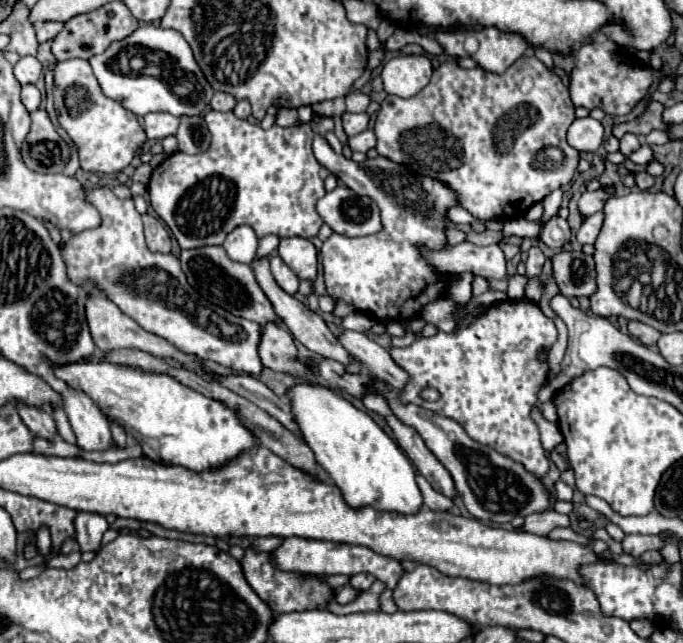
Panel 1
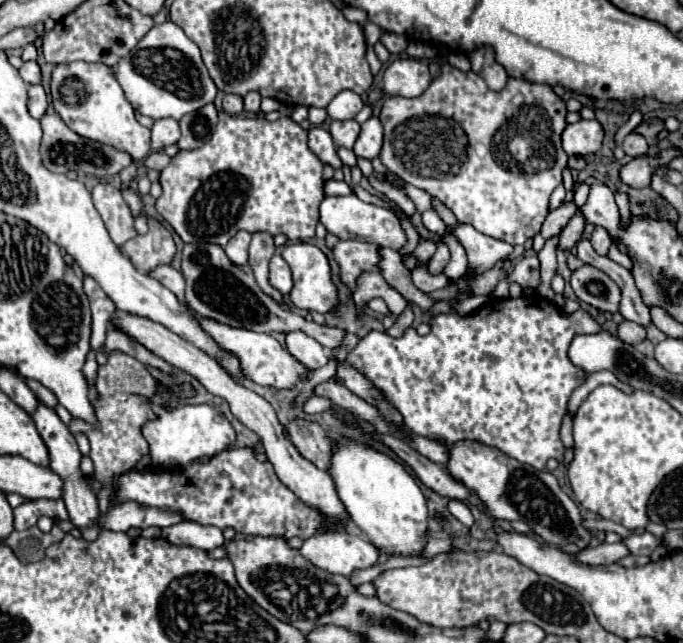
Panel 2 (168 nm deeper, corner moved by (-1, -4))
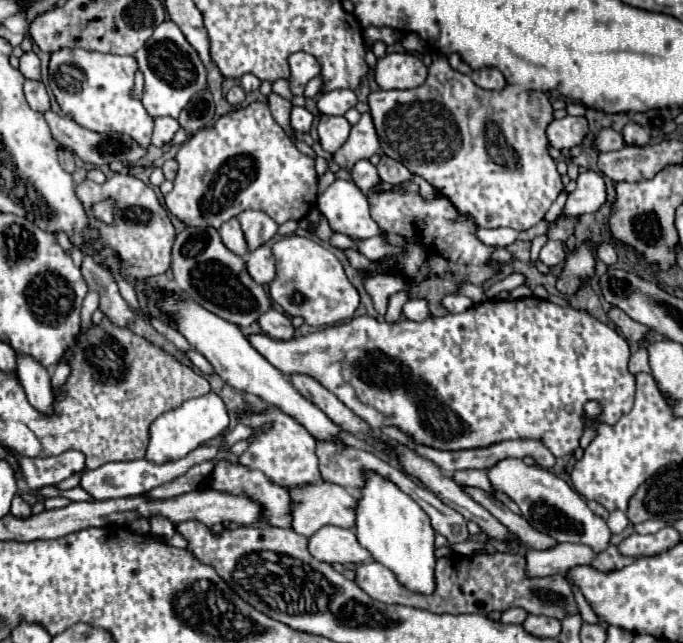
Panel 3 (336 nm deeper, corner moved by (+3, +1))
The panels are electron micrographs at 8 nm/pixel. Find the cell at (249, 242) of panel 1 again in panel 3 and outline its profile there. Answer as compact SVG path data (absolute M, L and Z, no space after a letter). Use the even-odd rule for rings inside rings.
M232 218L230 222L224 222L220 228L220 238L224 242L224 246L228 250L232 250L236 256L246 256L248 248L246 248L246 240L244 240L244 232L240 228L240 222L236 218Z

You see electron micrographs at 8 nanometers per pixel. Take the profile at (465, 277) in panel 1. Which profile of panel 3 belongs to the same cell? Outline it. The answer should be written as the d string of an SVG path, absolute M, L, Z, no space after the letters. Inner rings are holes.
M478 228L474 234L476 234L476 238L482 244L486 244L486 246L500 246L500 248L510 246L518 238L518 232L510 230L510 228L496 228L496 230Z

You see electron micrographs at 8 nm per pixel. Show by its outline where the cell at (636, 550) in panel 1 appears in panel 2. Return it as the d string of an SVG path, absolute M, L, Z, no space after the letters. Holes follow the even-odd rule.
M600 543L596 547L586 547L584 551L580 549L578 553L572 553L570 557L584 565L610 565L610 563L616 563L618 559L626 557L628 553L630 551L624 543L614 543L614 545Z

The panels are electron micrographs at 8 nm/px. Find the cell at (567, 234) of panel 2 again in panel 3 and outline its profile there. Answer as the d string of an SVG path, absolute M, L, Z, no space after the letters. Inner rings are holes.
M548 240L546 246L540 250L540 260L548 266L554 268L556 264L560 264L564 260L566 252L564 252L564 242L560 240Z

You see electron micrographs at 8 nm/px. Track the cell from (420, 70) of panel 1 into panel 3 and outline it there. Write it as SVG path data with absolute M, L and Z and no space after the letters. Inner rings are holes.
M394 52L378 58L374 74L382 90L408 90L422 86L426 82L428 70L414 54Z

